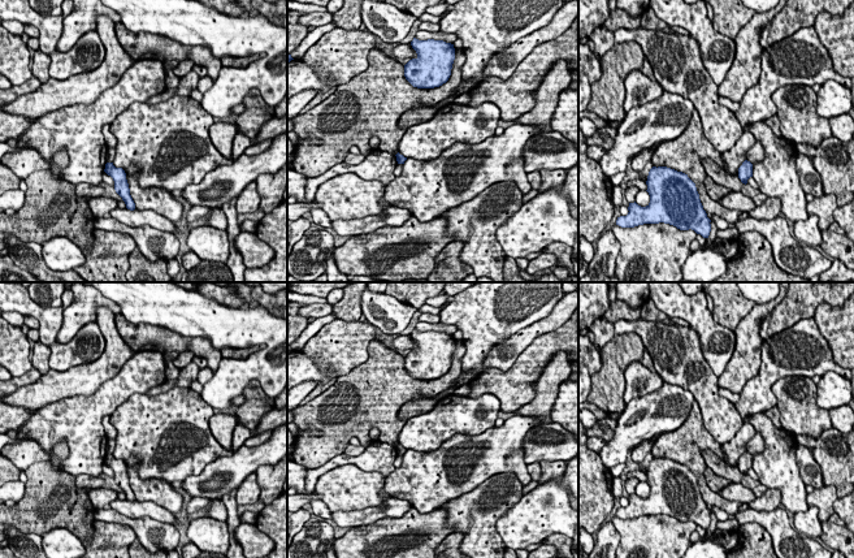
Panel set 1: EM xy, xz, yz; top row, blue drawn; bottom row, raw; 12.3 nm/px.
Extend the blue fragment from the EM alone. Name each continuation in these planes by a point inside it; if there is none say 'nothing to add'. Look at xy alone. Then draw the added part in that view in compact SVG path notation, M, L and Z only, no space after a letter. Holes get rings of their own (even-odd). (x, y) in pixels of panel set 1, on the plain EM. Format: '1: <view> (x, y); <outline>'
nothing to add

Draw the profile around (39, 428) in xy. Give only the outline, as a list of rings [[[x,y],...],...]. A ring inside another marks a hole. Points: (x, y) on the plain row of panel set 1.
[[[140,351],[134,354],[120,373],[107,380],[96,393],[91,395],[74,395],[49,403],[35,410],[30,418],[18,428],[18,438],[34,440],[49,455],[49,463],[56,470],[62,470],[70,475],[100,476],[107,455],[107,434],[103,427],[103,418],[110,416],[116,408],[127,401],[133,394],[146,394],[149,389],[160,386],[166,381],[166,359],[160,351]],[[65,441],[69,455],[65,460],[53,454],[53,446]]]

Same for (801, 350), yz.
[[[802,319],[792,328],[762,339],[759,373],[750,379],[734,403],[742,420],[777,405],[772,385],[785,376],[812,379],[836,372],[851,379],[851,371],[835,363],[831,347],[811,319]]]

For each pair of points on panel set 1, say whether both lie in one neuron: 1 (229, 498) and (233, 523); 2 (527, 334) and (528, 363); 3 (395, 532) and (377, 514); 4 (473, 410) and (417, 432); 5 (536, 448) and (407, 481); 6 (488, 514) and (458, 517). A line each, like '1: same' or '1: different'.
1: same
2: different
3: different
4: same
5: different
6: same

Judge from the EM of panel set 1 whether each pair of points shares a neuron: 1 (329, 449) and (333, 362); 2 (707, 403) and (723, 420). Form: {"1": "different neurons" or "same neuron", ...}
{"1": "different neurons", "2": "same neuron"}

